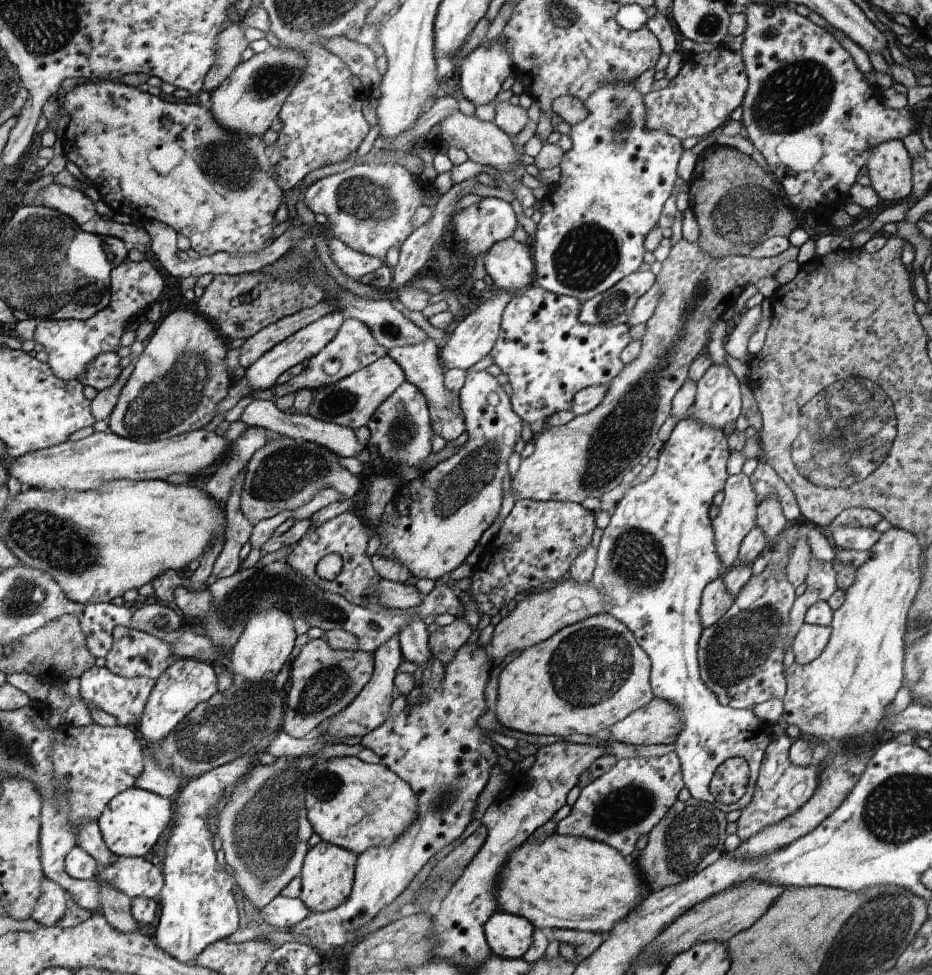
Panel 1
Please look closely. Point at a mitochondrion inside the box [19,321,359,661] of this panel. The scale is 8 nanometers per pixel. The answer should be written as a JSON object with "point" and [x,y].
{"point":[177,388]}

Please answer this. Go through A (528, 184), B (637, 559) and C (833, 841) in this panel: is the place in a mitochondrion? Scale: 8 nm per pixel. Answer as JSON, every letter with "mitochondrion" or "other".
{"A":"other","B":"mitochondrion","C":"other"}

